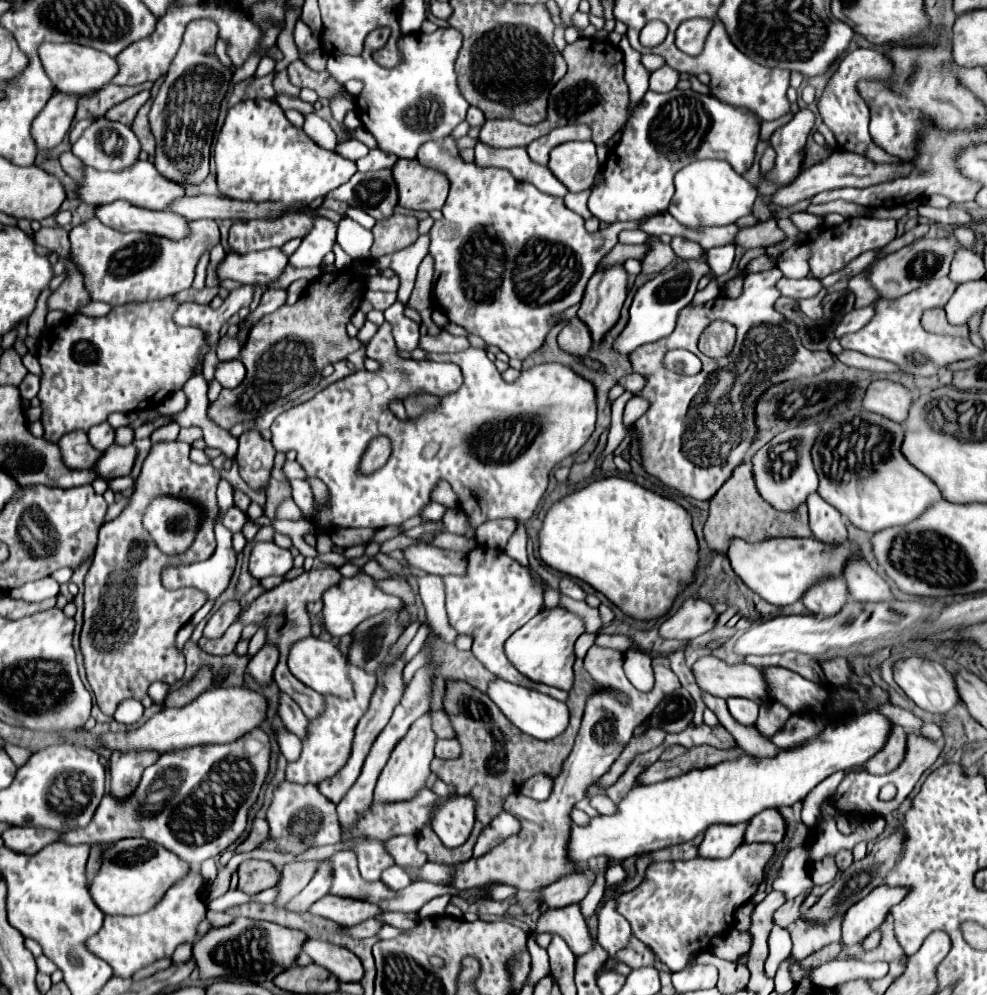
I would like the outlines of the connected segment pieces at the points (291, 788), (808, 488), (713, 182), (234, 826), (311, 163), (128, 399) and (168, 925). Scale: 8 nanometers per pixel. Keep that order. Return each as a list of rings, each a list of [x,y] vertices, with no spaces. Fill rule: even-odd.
[[[282,780],[272,794],[272,804],[268,806],[266,820],[270,824],[270,836],[260,844],[262,850],[278,850],[292,852],[294,856],[302,854],[306,848],[338,844],[340,842],[340,826],[334,804],[320,794],[316,784],[292,784]]]
[[[796,426],[790,430],[780,432],[774,436],[764,448],[758,450],[758,454],[752,458],[754,464],[754,476],[756,476],[756,488],[764,496],[764,500],[770,500],[774,508],[790,510],[798,508],[800,502],[806,502],[808,494],[818,490],[818,474],[812,468],[812,446],[816,444],[820,426]]]
[[[696,160],[684,166],[674,178],[674,198],[668,212],[684,226],[724,226],[736,222],[740,216],[750,214],[756,200],[756,188],[746,182],[728,162],[724,160]]]
[[[252,730],[228,744],[208,744],[186,748],[184,752],[168,752],[160,756],[158,762],[148,766],[142,774],[140,784],[128,798],[114,798],[106,794],[100,802],[92,822],[84,828],[74,828],[62,834],[68,844],[110,844],[120,838],[142,836],[146,840],[162,844],[166,850],[180,856],[184,862],[198,866],[200,862],[222,854],[230,844],[234,844],[246,828],[248,810],[258,798],[260,786],[266,778],[270,762],[270,742],[262,730]]]
[[[246,100],[232,106],[214,146],[218,190],[232,200],[310,204],[332,188],[348,182],[356,162],[320,148],[302,128],[292,126],[274,100]]]
[[[164,298],[164,300],[154,300],[154,302],[142,302],[142,304],[124,304],[124,306],[116,306],[112,308],[110,314],[102,316],[102,318],[90,318],[84,314],[76,314],[70,316],[66,320],[62,320],[58,326],[48,328],[40,338],[38,338],[38,360],[42,366],[42,378],[40,378],[40,392],[38,398],[42,402],[42,424],[44,424],[44,438],[58,442],[60,436],[64,436],[66,432],[74,432],[74,430],[88,430],[100,422],[106,422],[108,414],[112,412],[140,412],[140,410],[148,410],[158,406],[168,394],[182,390],[182,386],[194,376],[196,366],[198,366],[198,358],[202,348],[206,346],[206,334],[200,328],[184,328],[184,326],[176,326],[172,320],[174,310],[178,308],[178,302],[174,302],[172,298]]]
[[[190,868],[186,876],[176,880],[166,894],[158,900],[156,908],[138,914],[138,916],[106,916],[104,926],[92,938],[88,938],[88,950],[102,960],[106,960],[114,976],[132,978],[134,972],[146,968],[162,958],[172,958],[174,950],[180,944],[194,944],[198,940],[196,926],[206,916],[206,904],[202,902],[200,888],[204,884],[204,876],[198,868]]]

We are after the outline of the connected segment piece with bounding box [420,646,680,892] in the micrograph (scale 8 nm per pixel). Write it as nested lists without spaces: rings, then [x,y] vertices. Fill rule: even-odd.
[[[592,646],[584,658],[584,668],[592,676],[596,684],[596,692],[588,698],[582,726],[574,744],[572,754],[568,756],[568,762],[564,762],[564,772],[554,778],[554,790],[552,796],[544,802],[536,802],[532,798],[526,798],[524,794],[510,794],[504,798],[502,810],[510,812],[516,816],[522,824],[520,834],[514,834],[506,838],[502,844],[492,848],[492,852],[472,858],[468,864],[462,864],[460,868],[444,868],[440,864],[424,864],[420,868],[420,874],[424,880],[444,884],[444,880],[452,880],[454,888],[472,888],[472,886],[482,886],[486,882],[502,882],[508,886],[516,886],[520,890],[536,890],[540,884],[548,886],[562,876],[578,870],[576,864],[564,864],[564,840],[568,840],[568,828],[572,826],[570,820],[570,810],[578,800],[584,798],[586,788],[594,784],[616,760],[616,756],[622,752],[624,744],[632,738],[634,730],[638,724],[642,724],[650,714],[652,708],[668,694],[680,688],[678,676],[658,664],[654,666],[654,676],[656,684],[654,690],[648,694],[638,694],[638,690],[628,682],[623,670],[624,654],[620,650],[612,648],[602,648],[602,646]],[[614,692],[624,694],[626,702],[620,702]]]

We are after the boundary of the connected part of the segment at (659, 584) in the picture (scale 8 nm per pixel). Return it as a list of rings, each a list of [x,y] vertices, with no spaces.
[[[620,476],[594,480],[552,504],[538,542],[540,558],[550,568],[588,582],[638,620],[666,614],[680,588],[692,582],[698,564],[690,514],[678,502]]]

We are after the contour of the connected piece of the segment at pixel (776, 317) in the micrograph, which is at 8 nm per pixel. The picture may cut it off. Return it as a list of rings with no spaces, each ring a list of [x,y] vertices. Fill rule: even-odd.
[[[778,266],[758,272],[758,274],[748,274],[744,280],[744,290],[738,298],[732,300],[726,296],[718,296],[712,300],[712,304],[706,302],[700,308],[698,306],[684,308],[684,312],[680,312],[678,324],[670,336],[666,336],[664,340],[652,342],[652,344],[644,344],[628,356],[634,372],[644,374],[648,380],[644,392],[640,392],[640,396],[650,400],[650,408],[640,420],[636,420],[642,458],[644,458],[644,470],[648,474],[656,476],[662,484],[676,488],[684,496],[692,496],[698,500],[710,500],[722,488],[722,484],[732,476],[732,470],[744,460],[752,442],[760,438],[760,430],[756,428],[756,404],[768,388],[772,388],[784,380],[818,376],[834,364],[834,358],[830,352],[812,352],[812,350],[804,348],[800,342],[800,336],[798,336],[798,326],[792,320],[786,320],[774,308],[774,302],[780,298],[780,290],[776,288],[780,278],[782,278],[782,270]],[[714,320],[726,320],[726,322],[734,324],[738,330],[736,344],[734,344],[732,352],[724,358],[708,358],[698,350],[700,334]],[[660,348],[686,348],[686,350],[694,352],[702,360],[702,370],[696,376],[682,376],[682,374],[660,368]],[[722,378],[730,378],[728,388],[720,384]]]

